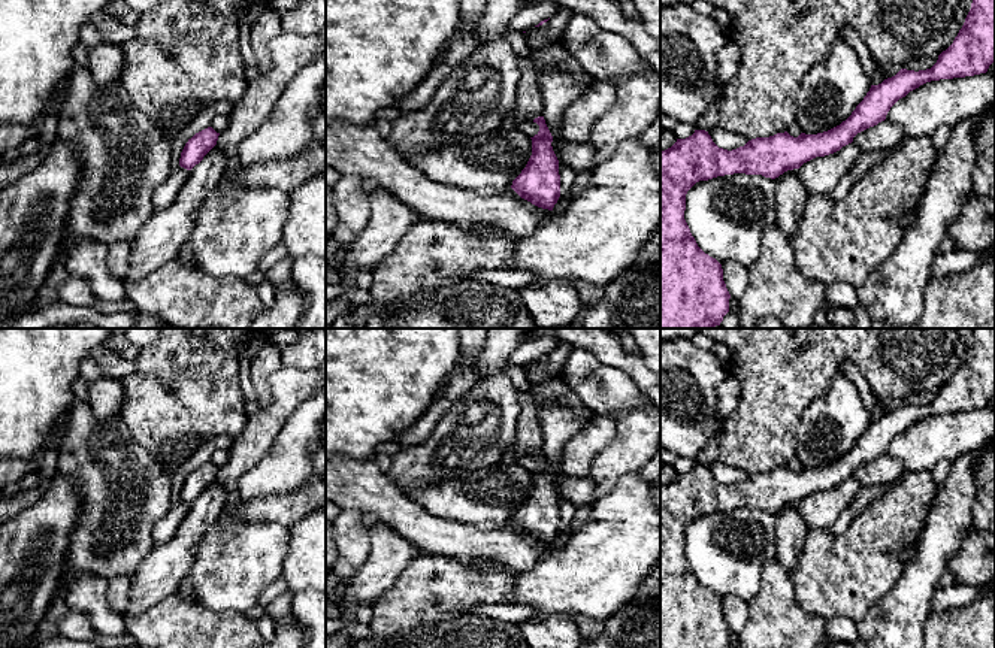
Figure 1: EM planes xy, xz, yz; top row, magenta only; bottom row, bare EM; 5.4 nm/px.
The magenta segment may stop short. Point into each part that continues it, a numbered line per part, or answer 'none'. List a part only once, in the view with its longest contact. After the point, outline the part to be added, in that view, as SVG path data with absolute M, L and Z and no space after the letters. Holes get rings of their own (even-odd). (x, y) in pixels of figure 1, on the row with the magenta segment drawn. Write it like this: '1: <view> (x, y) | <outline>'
none

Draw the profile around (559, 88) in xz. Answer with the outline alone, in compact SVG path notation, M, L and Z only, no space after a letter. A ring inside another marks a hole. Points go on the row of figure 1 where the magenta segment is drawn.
M560 69L542 72L539 87L544 97L542 116L553 136L551 146L559 160L560 197L572 199L577 173L560 160L560 145L565 140L560 134L560 124L565 109L584 93L584 88Z

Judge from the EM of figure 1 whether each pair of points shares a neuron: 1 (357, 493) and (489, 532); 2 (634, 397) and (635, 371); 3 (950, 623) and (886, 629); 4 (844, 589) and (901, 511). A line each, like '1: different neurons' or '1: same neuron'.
1: same neuron
2: different neurons
3: different neurons
4: same neuron

